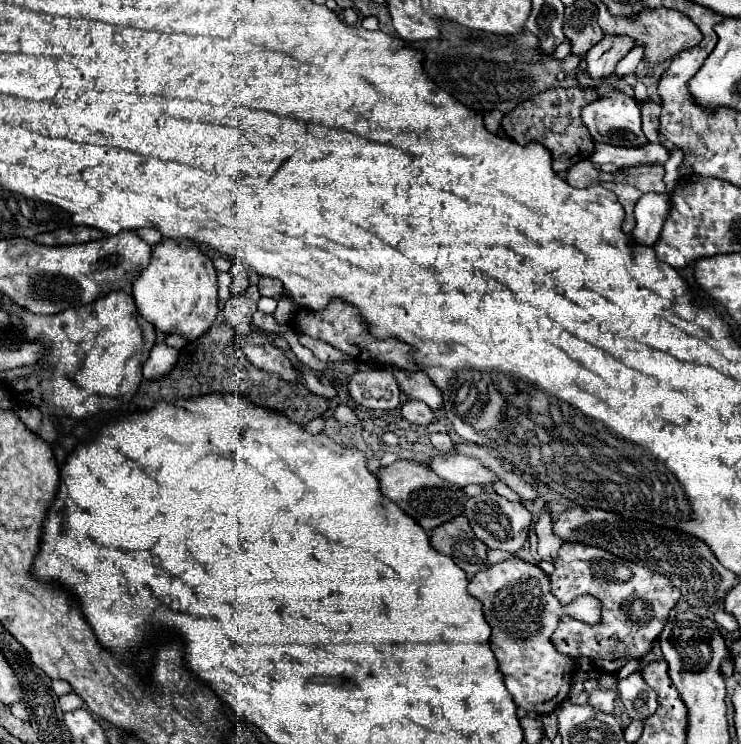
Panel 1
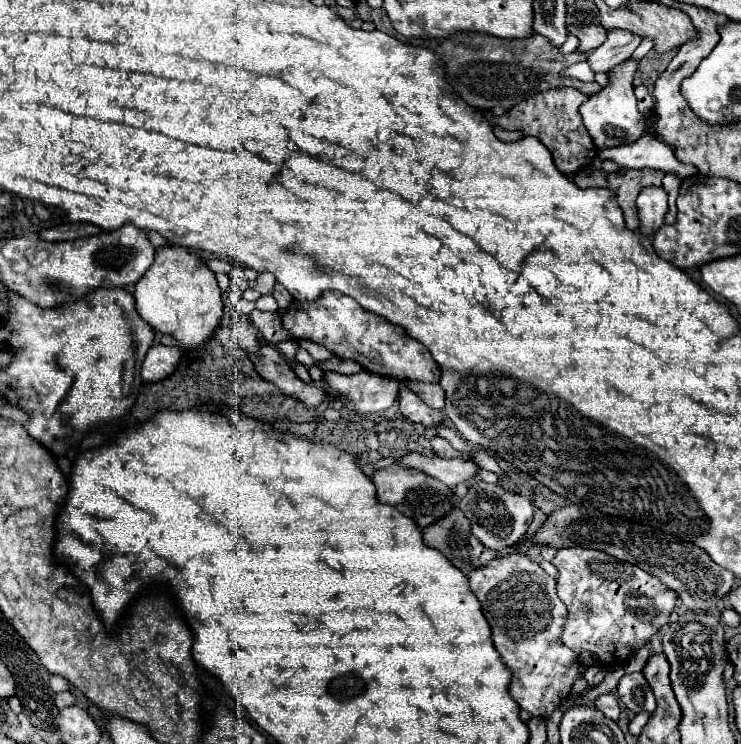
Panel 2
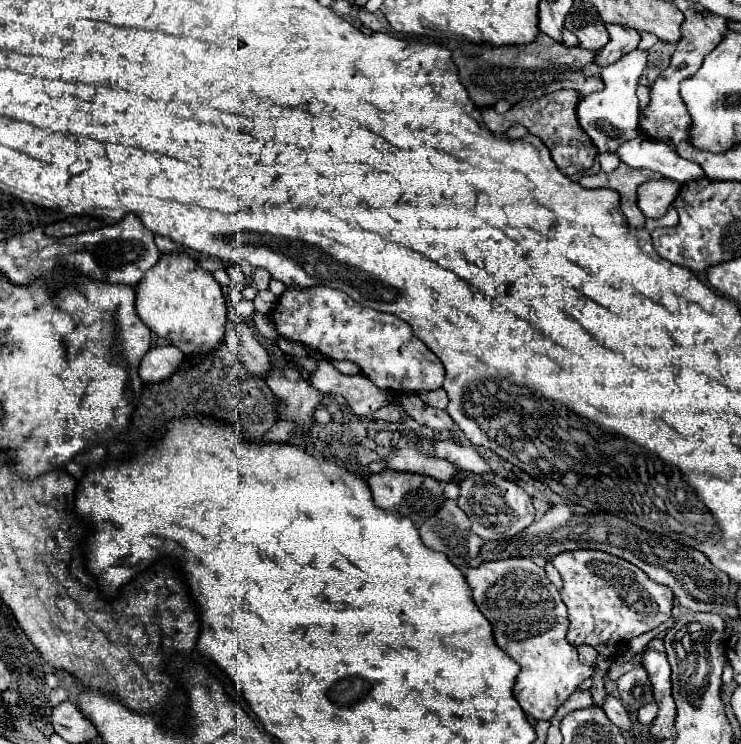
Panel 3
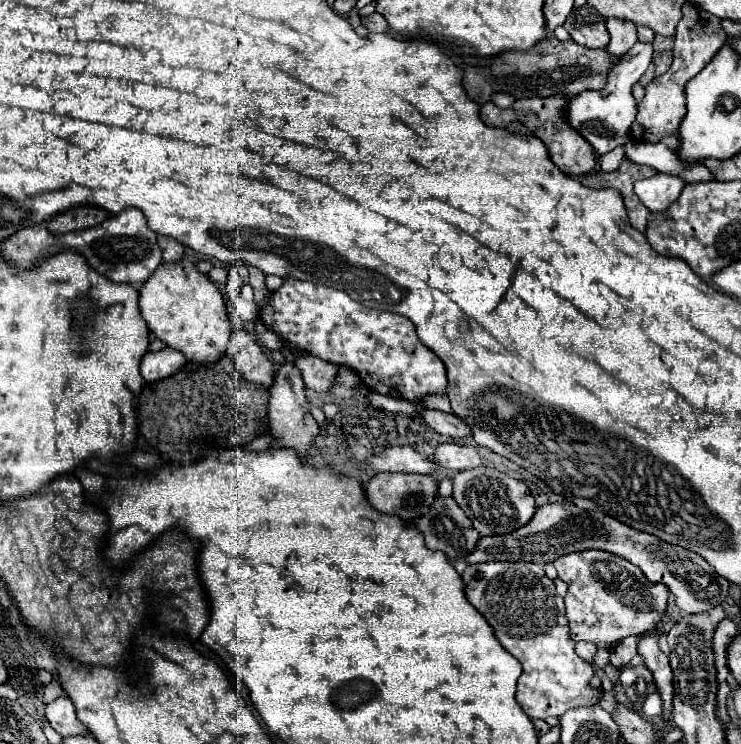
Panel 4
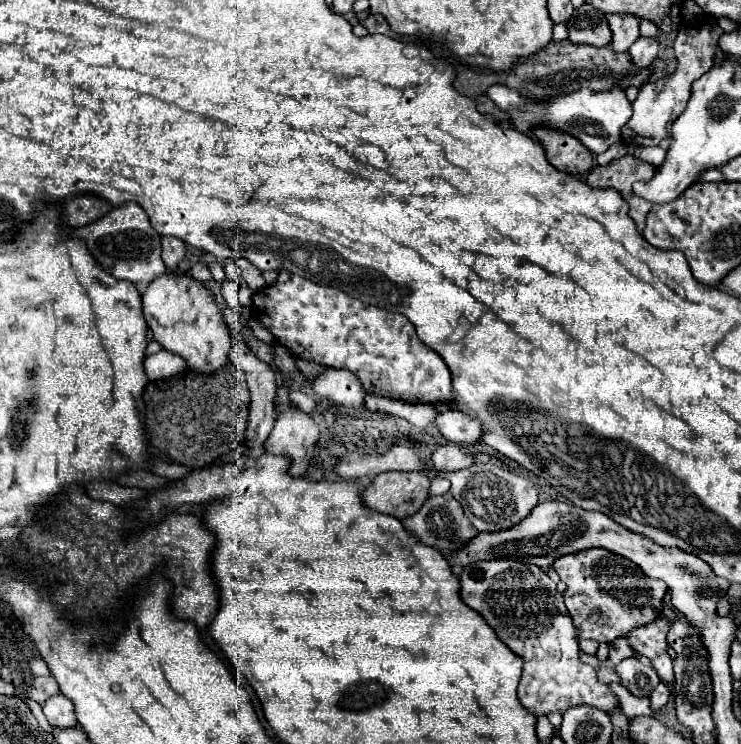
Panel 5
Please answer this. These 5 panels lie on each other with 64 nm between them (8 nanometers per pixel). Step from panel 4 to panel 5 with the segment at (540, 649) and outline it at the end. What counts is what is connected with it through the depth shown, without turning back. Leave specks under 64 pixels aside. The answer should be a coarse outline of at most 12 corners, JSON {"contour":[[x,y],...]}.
{"contour":[[484,560],[462,600],[524,660],[530,714],[618,706],[542,568]]}

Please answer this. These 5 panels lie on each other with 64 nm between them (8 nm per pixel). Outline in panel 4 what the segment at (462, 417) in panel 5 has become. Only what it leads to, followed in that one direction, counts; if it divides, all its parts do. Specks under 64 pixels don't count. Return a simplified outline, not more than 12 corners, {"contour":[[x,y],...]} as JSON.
{"contour":[[416,404],[432,430],[448,438],[470,436],[464,420],[454,414]]}

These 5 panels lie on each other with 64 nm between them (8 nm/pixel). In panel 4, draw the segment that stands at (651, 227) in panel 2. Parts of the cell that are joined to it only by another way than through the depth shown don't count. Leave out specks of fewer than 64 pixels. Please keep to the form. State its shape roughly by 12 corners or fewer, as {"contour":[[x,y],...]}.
{"contour":[[656,174],[634,192],[652,214],[668,210],[684,180]]}

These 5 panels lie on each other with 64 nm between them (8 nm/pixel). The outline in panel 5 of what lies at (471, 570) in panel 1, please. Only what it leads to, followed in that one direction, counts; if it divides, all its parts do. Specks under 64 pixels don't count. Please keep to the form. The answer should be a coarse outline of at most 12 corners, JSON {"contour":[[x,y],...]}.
{"contour":[[450,494],[430,496],[406,530],[444,554],[478,534]]}

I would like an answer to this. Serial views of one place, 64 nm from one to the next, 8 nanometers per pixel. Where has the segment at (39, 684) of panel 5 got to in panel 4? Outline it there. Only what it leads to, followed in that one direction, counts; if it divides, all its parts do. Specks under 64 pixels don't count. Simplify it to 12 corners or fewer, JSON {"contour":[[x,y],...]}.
{"contour":[[56,680],[44,686],[44,702],[50,704],[64,694]]}

